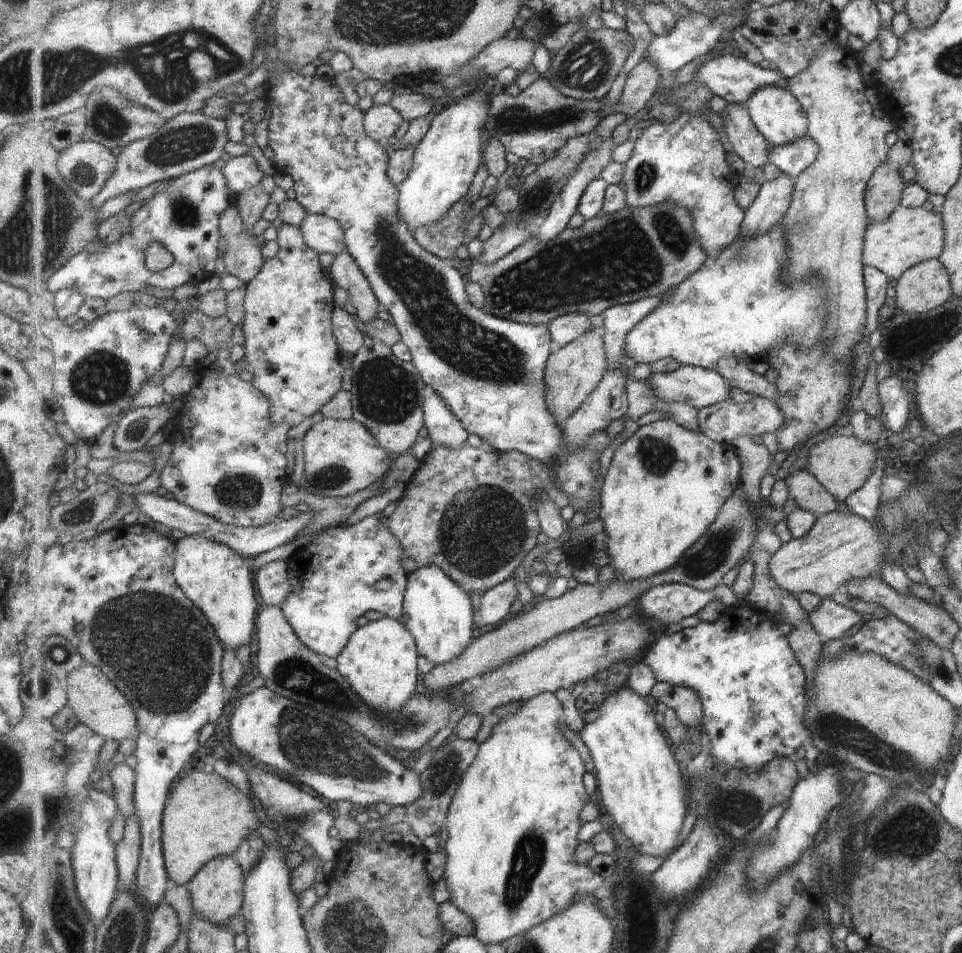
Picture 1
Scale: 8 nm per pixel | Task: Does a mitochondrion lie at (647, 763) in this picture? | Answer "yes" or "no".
no

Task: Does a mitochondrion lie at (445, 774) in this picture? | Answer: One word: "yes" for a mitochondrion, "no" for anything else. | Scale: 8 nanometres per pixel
yes

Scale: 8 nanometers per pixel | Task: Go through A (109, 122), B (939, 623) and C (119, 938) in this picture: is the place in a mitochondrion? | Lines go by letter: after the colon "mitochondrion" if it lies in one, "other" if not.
A: mitochondrion
B: other
C: mitochondrion

